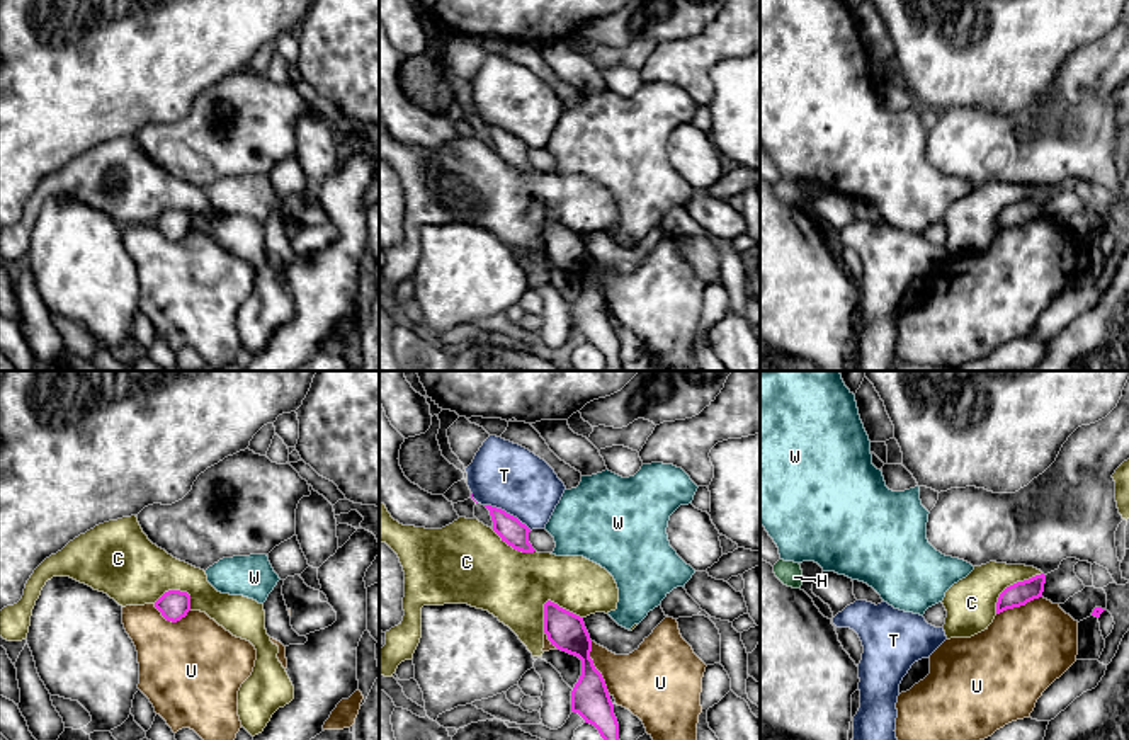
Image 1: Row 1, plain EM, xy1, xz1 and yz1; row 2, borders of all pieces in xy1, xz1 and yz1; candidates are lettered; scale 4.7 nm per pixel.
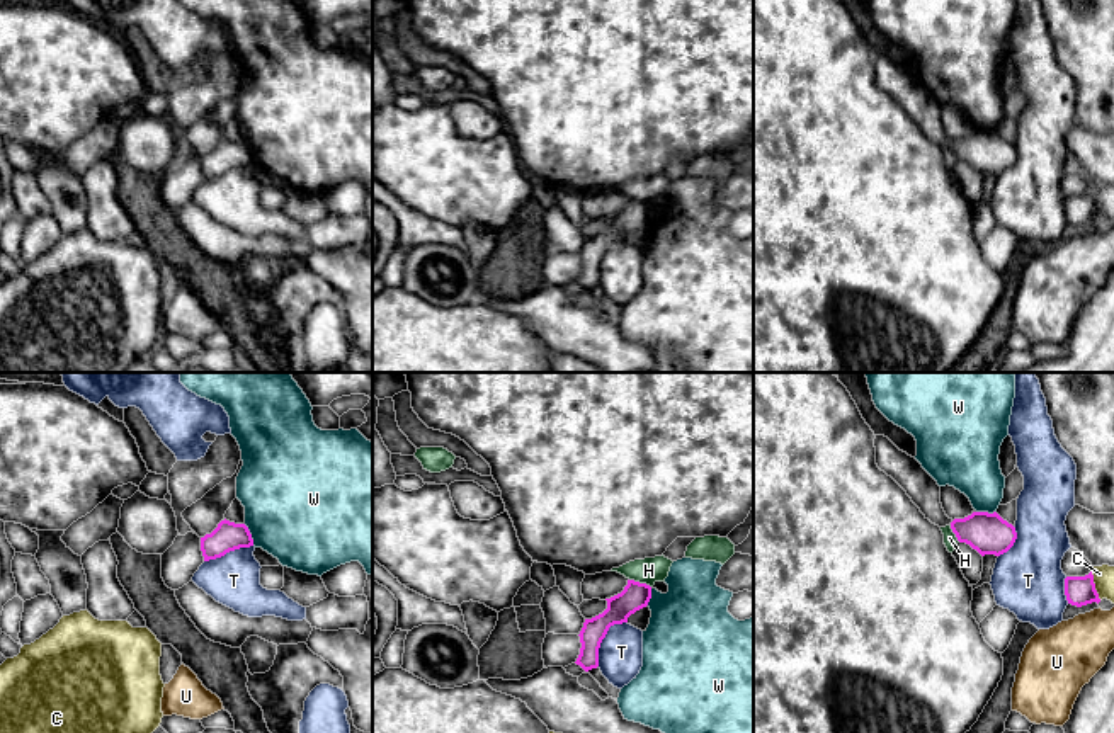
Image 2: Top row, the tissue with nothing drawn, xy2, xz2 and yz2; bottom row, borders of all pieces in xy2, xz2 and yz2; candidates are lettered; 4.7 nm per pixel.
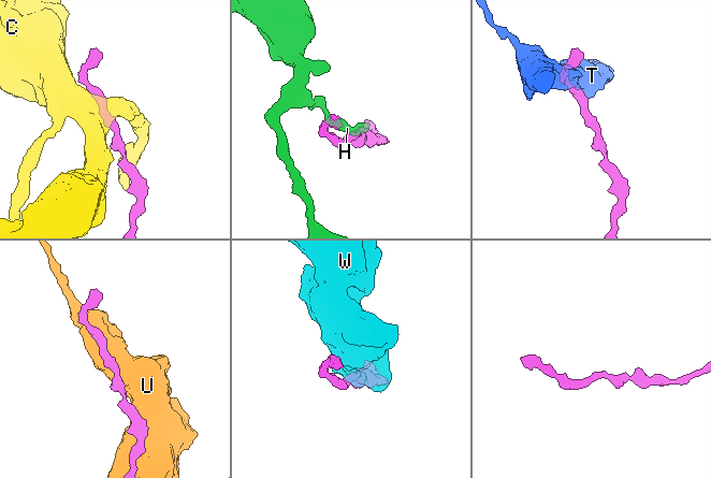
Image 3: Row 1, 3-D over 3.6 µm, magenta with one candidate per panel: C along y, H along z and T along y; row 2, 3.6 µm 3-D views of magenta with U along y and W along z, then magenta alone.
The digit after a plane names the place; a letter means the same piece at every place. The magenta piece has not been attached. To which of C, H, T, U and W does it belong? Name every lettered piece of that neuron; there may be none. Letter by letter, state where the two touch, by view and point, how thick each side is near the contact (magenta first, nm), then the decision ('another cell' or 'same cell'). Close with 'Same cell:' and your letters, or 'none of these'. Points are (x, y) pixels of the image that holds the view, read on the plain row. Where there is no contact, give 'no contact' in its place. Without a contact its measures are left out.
C: xz1 (561, 227) | 180/320 nm | another cell
H: xz2 (640, 203) | 130/120 nm | another cell
T: xz2 (604, 255) | 130/200 nm | another cell
U: xz1 (594, 286) | 180/300 nm | another cell
W: xy2 (250, 153) | 140/500 nm | another cell
Same cell: none of these

